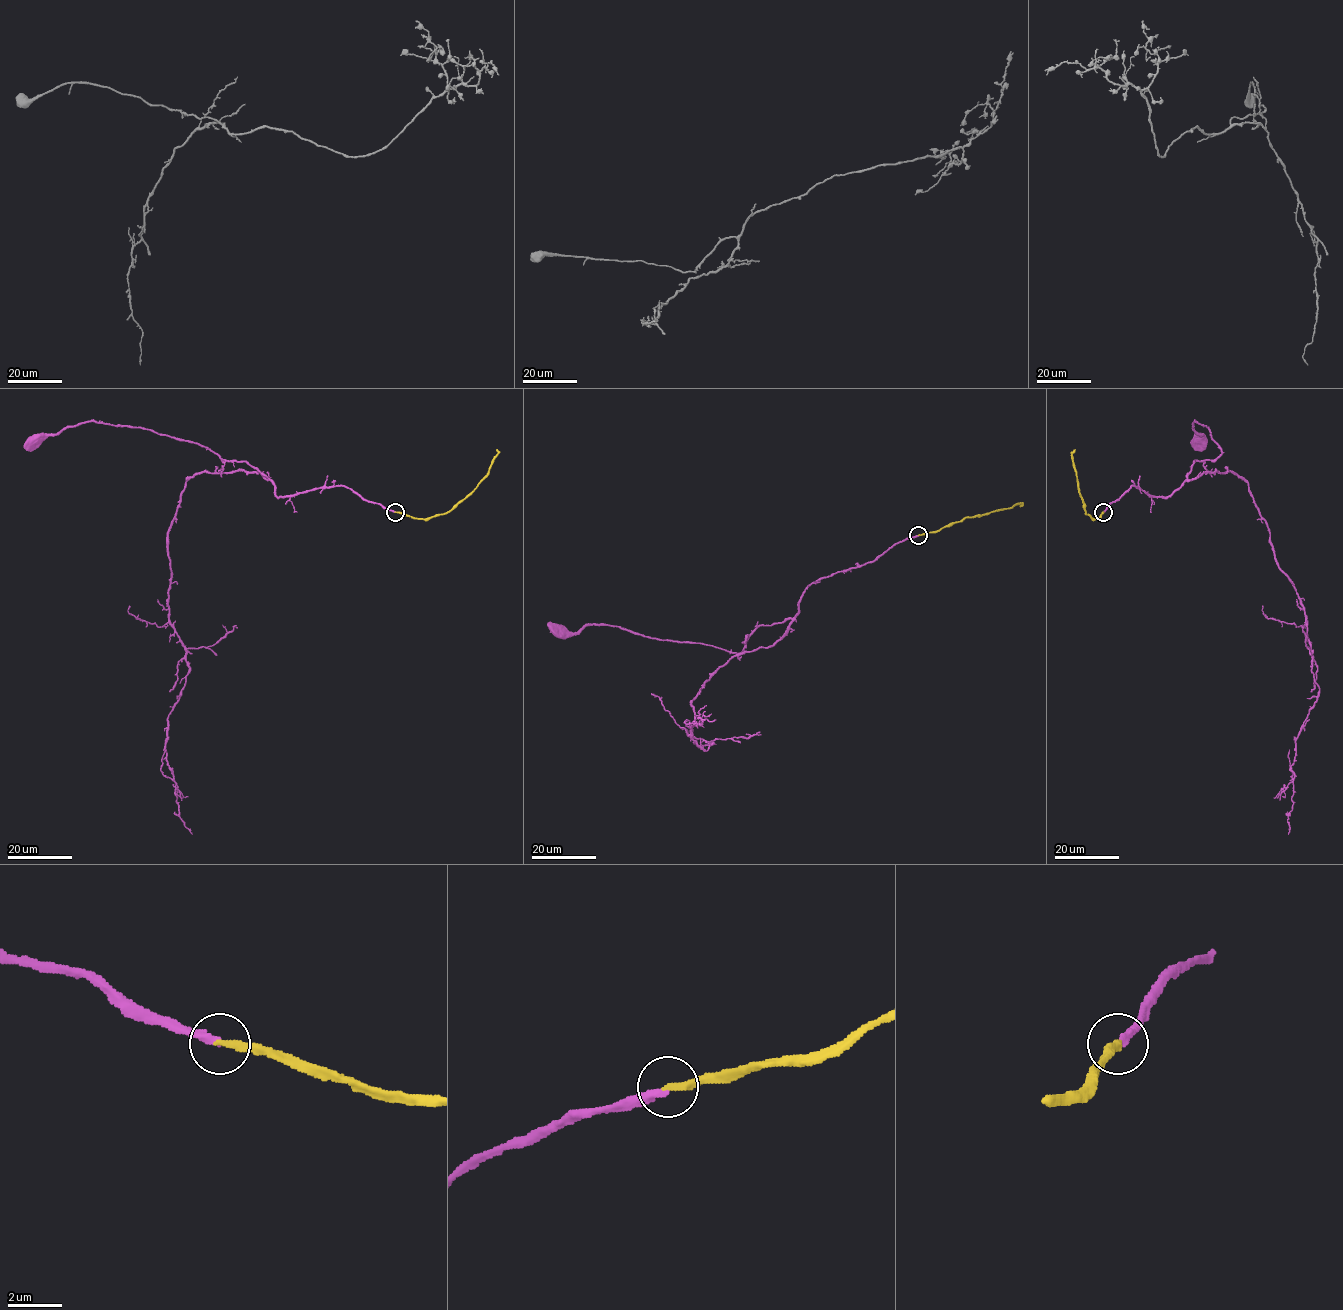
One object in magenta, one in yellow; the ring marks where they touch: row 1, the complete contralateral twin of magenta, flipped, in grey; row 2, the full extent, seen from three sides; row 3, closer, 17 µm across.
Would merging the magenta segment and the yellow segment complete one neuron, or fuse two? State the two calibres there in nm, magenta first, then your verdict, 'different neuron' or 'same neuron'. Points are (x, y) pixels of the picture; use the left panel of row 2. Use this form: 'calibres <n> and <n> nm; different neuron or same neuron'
calibres 280 and 280 nm; same neuron

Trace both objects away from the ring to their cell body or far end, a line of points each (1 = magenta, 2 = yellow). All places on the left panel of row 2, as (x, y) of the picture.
1: (395, 512), (344, 486), (277, 497), (269, 479), (245, 462), (223, 460), (148, 429), (92, 421), (35, 440)
2: (395, 512), (420, 518), (449, 512), (486, 475), (498, 453), (496, 449)

